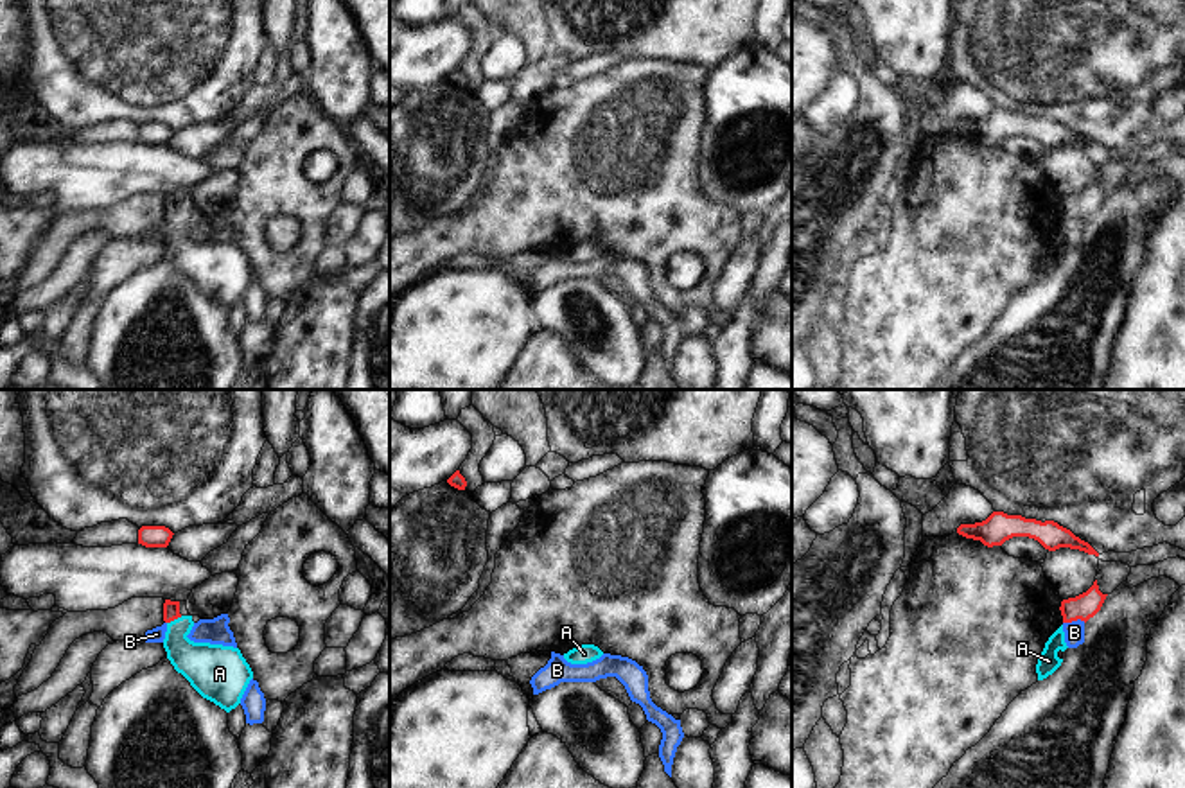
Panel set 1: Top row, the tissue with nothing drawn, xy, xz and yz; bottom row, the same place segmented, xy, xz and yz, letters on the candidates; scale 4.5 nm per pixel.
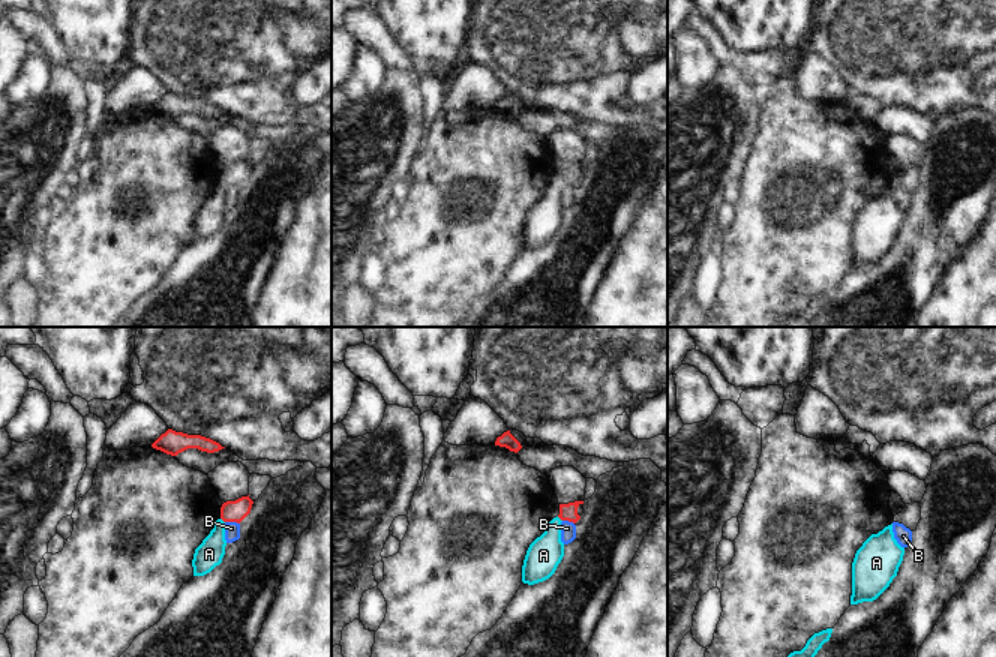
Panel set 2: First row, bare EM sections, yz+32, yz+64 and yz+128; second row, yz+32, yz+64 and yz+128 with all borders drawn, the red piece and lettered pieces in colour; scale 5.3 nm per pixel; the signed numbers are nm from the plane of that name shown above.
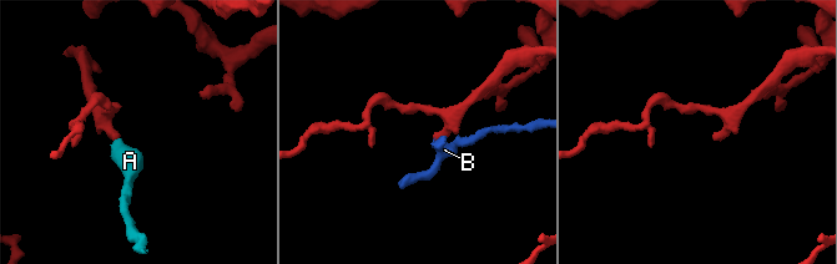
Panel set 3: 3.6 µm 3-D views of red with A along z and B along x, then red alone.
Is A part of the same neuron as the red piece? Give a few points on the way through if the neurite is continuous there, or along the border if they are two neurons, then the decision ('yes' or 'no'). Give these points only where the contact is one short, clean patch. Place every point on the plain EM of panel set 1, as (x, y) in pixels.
across xy (171, 207), (175, 216), (176, 236), (203, 262) | yes

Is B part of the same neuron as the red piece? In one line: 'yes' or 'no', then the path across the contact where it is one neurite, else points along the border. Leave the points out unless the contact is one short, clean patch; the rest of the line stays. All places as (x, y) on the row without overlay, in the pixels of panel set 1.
no; border along yz (1085, 219), (1072, 218), (1063, 221)

